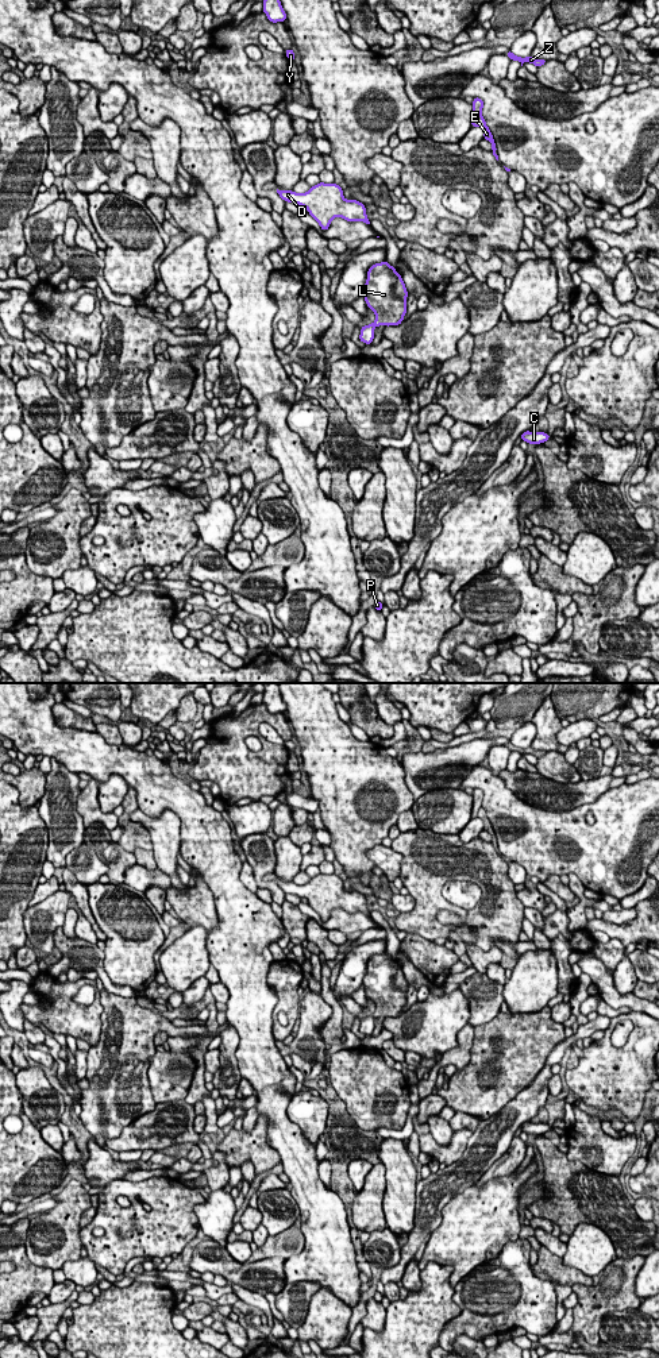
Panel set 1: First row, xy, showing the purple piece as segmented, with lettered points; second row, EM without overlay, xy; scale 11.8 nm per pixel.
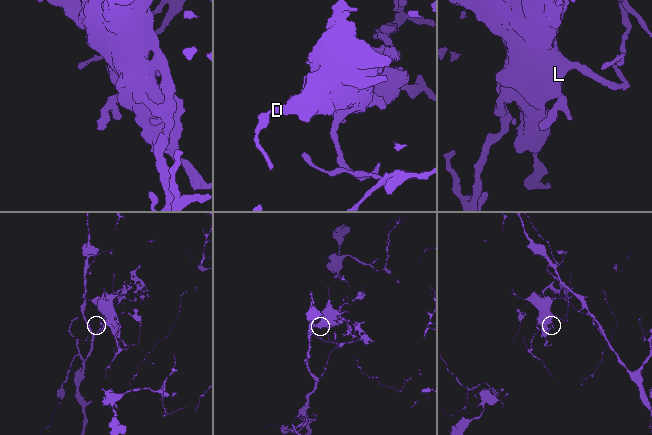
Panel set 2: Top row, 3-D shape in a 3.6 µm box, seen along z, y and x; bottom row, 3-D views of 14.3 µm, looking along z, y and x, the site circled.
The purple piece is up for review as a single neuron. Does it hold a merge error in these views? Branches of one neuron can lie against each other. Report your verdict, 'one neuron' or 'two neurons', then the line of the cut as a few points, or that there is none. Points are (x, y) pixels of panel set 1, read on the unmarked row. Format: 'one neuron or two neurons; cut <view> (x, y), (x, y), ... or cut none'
two neurons; cut xy (481, 806), (476, 816)

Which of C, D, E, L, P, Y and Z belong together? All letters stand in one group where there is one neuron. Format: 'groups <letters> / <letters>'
groups C D L P / E Y Z

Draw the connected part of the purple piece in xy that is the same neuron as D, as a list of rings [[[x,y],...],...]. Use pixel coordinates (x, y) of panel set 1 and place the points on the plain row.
[[[319,873],[307,884],[293,881],[278,881],[278,887],[286,894],[294,894],[308,900],[308,904],[320,915],[321,922],[327,922],[331,911],[343,908],[347,913],[363,913],[370,915],[366,898],[357,891],[346,891],[343,880],[332,875]]]

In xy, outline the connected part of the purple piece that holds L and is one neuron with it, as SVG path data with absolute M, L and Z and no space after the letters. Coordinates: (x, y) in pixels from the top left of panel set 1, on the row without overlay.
M386 952L374 954L367 961L363 977L365 994L375 1004L373 1015L361 1019L359 1031L371 1035L374 1019L400 1016L406 1006L408 981L401 965Z

